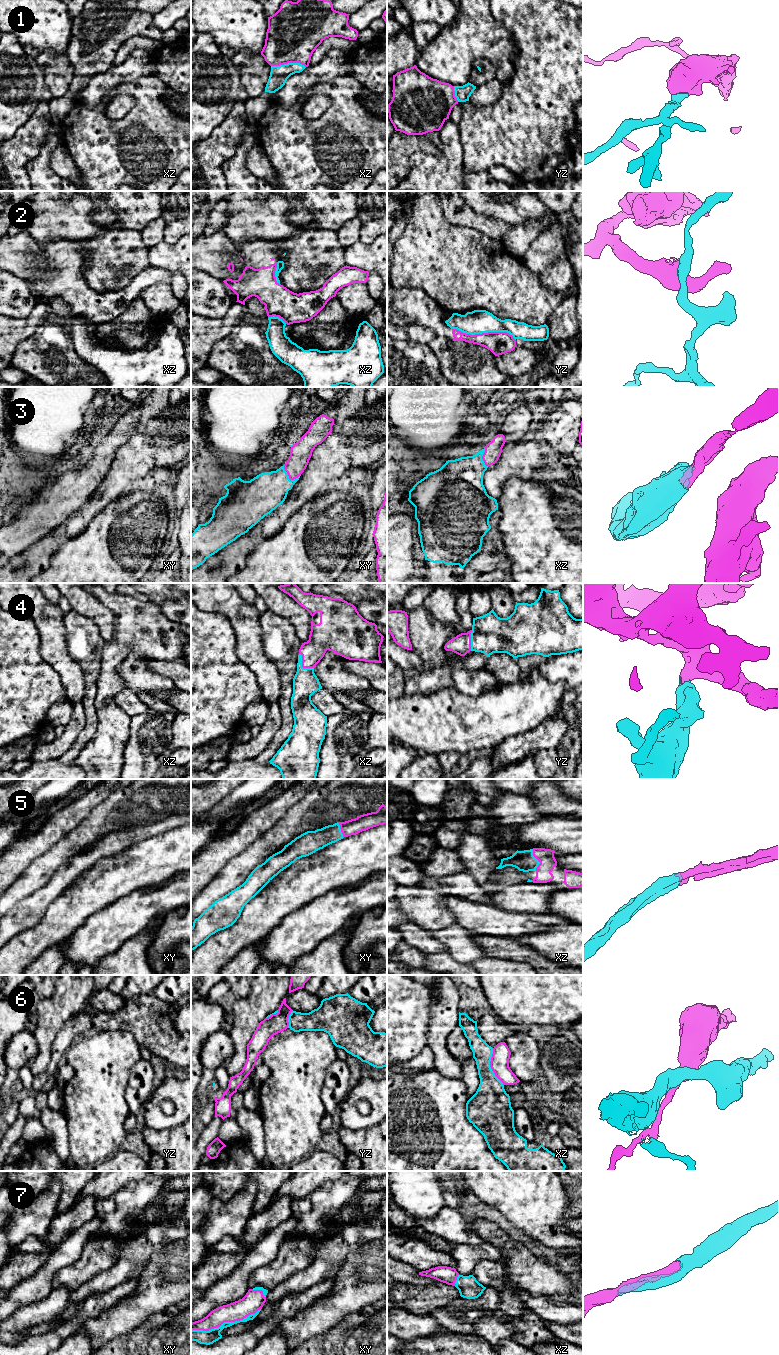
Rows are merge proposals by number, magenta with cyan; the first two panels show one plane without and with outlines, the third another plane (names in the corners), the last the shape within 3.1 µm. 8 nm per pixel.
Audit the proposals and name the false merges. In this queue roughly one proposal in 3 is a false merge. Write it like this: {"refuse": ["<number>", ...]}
{"refuse": ["2", "6"]}

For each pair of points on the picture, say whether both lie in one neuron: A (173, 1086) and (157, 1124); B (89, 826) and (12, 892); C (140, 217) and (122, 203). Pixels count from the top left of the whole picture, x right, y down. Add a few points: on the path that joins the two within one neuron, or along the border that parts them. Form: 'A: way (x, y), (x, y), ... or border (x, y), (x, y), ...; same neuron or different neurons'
A: way (163, 1094), (154, 1103), (154, 1114); same neuron
B: way (70, 845), (31, 880); same neuron
C: way (136, 213), (126, 203); same neuron

